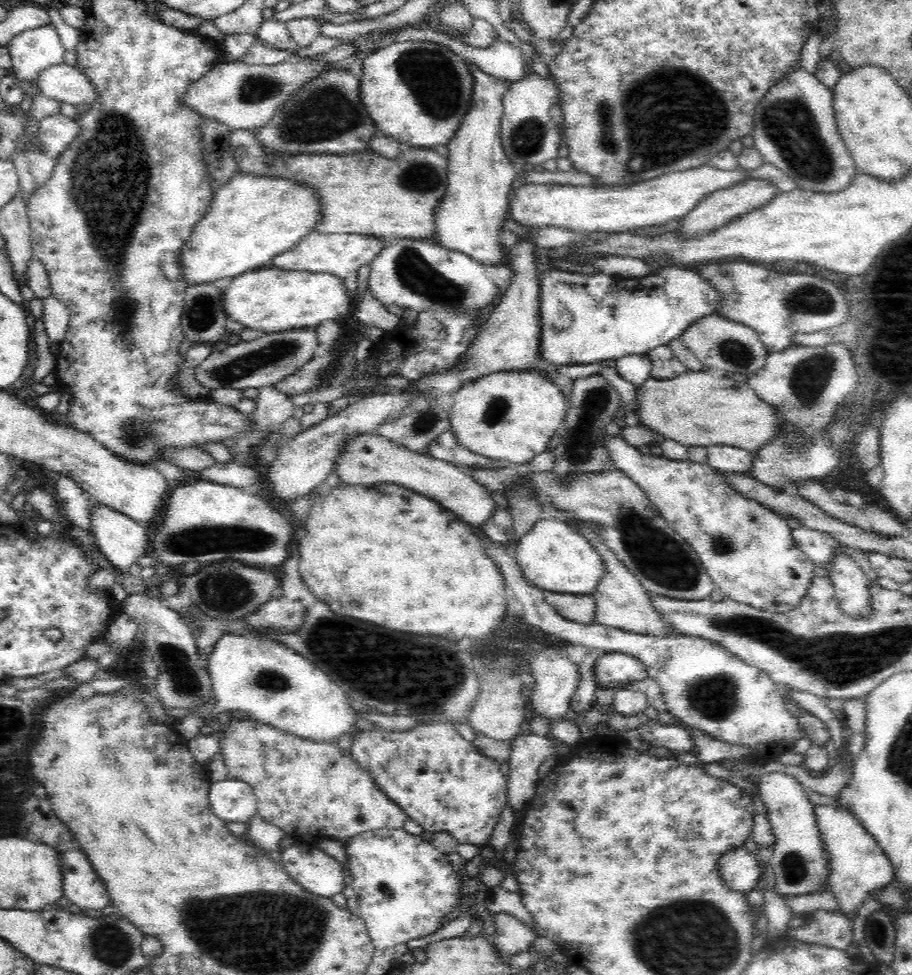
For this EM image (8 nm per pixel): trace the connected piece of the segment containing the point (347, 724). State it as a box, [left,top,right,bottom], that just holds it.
[206,633,364,744]

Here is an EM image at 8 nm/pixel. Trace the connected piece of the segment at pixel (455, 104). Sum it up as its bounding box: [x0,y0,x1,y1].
[360,42,474,149]

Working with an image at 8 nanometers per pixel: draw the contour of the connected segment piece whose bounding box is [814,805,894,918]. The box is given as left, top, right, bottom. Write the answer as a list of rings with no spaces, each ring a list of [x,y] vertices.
[[[816,805],[815,817],[819,834],[829,860],[829,876],[826,890],[830,891],[842,912],[853,918],[859,906],[874,889],[894,880],[894,867],[878,841],[862,826],[846,808],[832,805]]]

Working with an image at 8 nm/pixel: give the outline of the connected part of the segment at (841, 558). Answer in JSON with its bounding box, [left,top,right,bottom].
[829,549,874,617]

